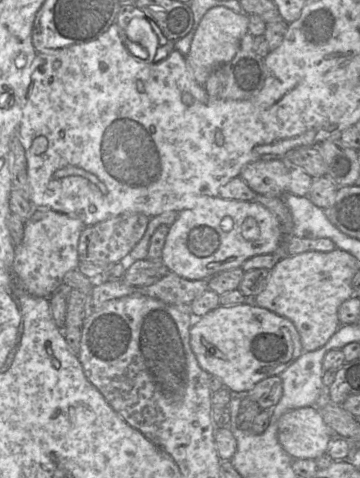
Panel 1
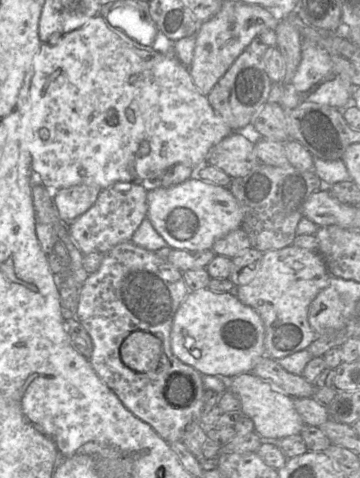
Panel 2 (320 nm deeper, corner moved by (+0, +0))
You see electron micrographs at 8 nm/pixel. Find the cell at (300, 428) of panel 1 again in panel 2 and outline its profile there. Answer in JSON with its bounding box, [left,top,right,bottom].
[222,372,305,439]

